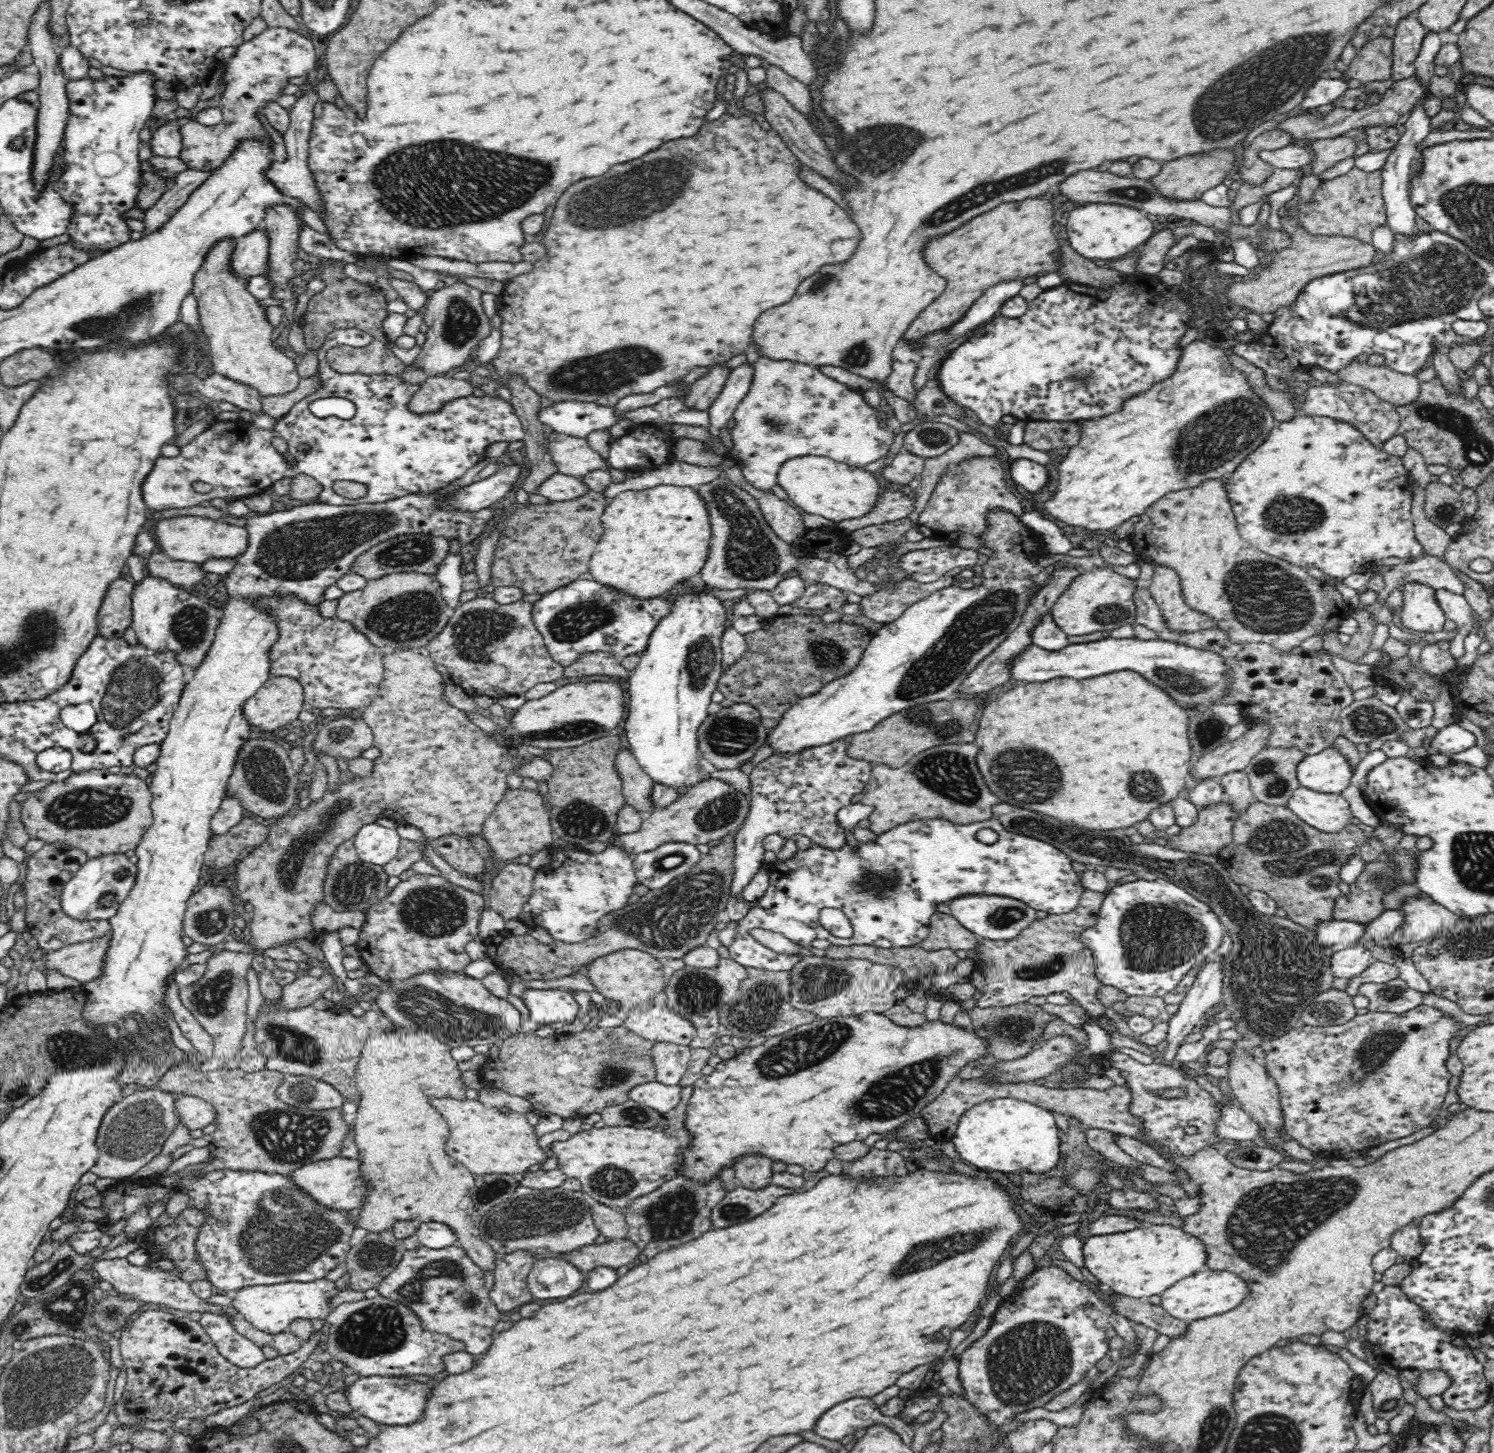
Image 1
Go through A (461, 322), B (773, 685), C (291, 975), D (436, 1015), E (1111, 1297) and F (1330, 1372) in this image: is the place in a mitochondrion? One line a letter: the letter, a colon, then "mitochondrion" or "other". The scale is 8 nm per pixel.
A: mitochondrion
B: other
C: other
D: mitochondrion
E: other
F: other

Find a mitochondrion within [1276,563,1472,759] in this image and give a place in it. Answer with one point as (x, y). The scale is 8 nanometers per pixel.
(1366, 721)

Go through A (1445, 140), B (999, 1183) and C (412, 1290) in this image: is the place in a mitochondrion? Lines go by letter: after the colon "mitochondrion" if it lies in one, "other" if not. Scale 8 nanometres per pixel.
A: other
B: other
C: mitochondrion

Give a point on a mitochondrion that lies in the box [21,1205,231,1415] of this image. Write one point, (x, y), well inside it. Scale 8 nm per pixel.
(69, 1311)

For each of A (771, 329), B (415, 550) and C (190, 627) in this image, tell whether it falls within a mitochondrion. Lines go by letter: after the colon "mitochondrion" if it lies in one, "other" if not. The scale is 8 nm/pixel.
A: other
B: mitochondrion
C: mitochondrion

